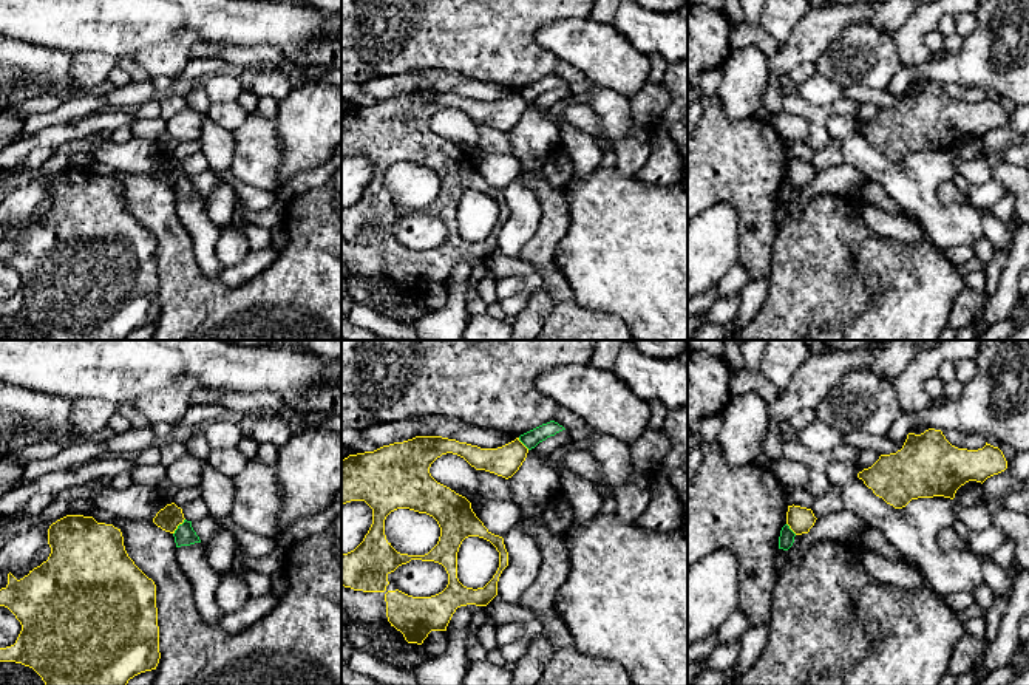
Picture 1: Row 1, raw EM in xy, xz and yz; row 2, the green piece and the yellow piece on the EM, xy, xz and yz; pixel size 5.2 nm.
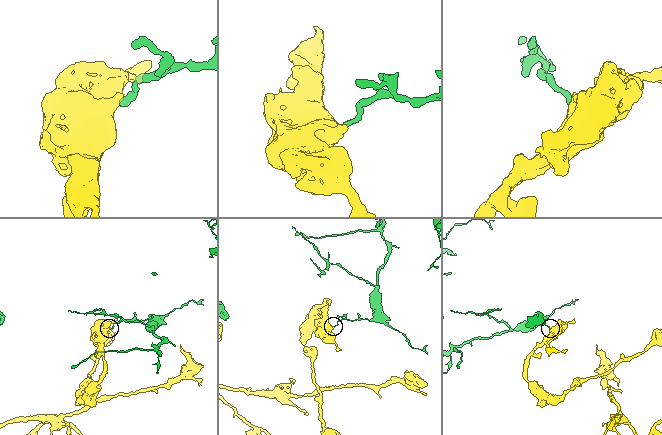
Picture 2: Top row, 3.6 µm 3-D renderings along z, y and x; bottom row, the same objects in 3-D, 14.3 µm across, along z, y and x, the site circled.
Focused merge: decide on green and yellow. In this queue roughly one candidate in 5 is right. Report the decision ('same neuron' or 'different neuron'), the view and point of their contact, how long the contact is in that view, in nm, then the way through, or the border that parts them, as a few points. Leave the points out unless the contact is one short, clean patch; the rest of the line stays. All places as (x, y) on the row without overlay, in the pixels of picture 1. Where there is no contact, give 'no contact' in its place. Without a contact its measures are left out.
different neuron; contact xy (178, 180); length 110 nm; border xy (184, 172), (173, 187)

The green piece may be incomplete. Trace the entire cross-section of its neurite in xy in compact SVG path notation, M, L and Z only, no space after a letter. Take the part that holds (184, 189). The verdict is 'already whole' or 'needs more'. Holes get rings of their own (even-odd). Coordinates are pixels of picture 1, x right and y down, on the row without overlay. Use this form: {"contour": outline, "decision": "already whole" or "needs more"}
{"contour": "M184 173L173 187L176 201L201 196L199 190L192 181L192 175Z", "decision": "already whole"}

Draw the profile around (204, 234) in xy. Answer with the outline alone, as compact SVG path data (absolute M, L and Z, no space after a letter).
M202 196L176 201L176 213L190 235L201 272L219 278L222 266L216 257L216 243L222 230L210 220L207 201Z

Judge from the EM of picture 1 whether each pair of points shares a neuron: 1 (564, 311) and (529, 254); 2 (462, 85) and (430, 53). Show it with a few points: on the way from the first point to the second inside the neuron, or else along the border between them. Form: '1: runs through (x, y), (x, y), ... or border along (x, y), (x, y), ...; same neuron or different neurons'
1: runs through (563, 296), (544, 266); same neuron
2: border along (451, 71), (487, 82); different neurons

